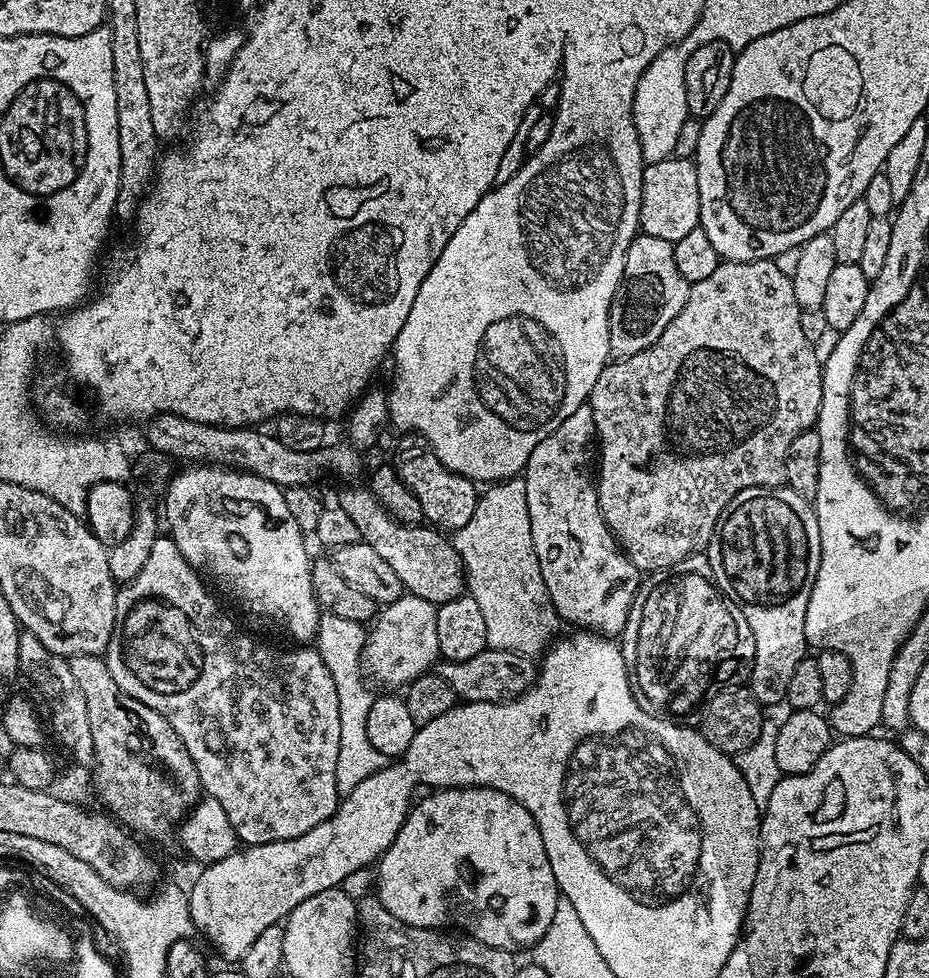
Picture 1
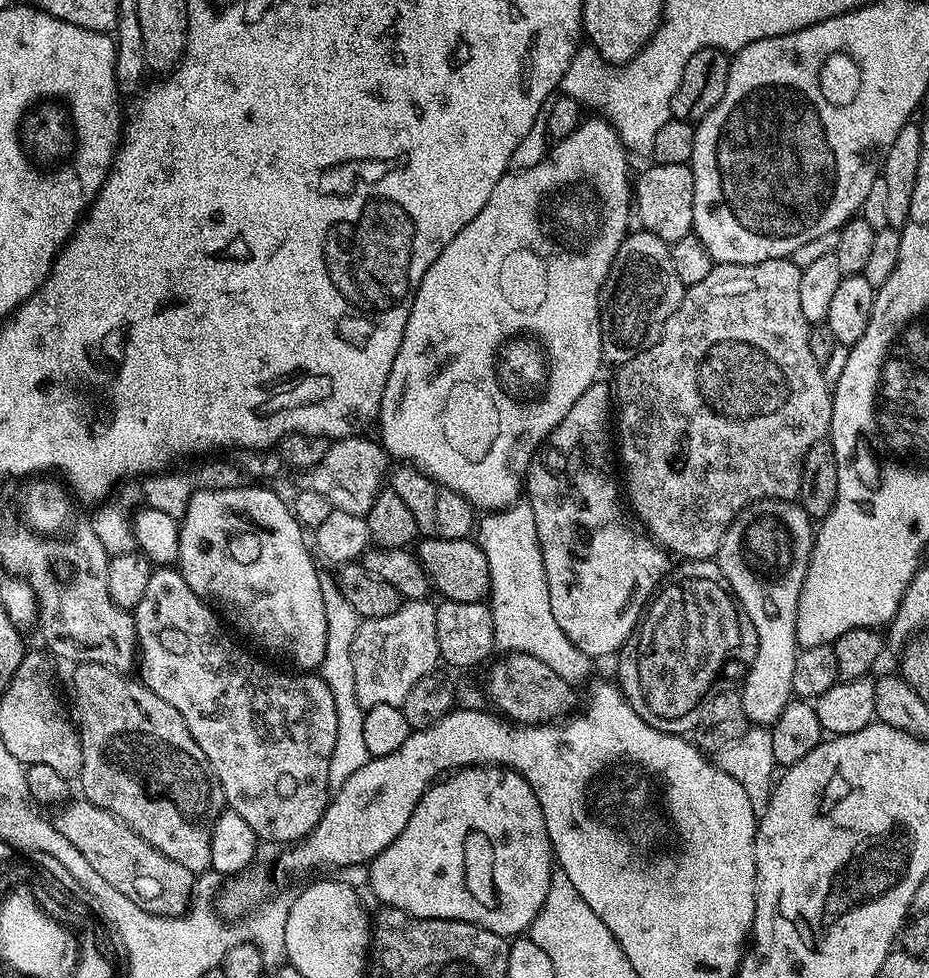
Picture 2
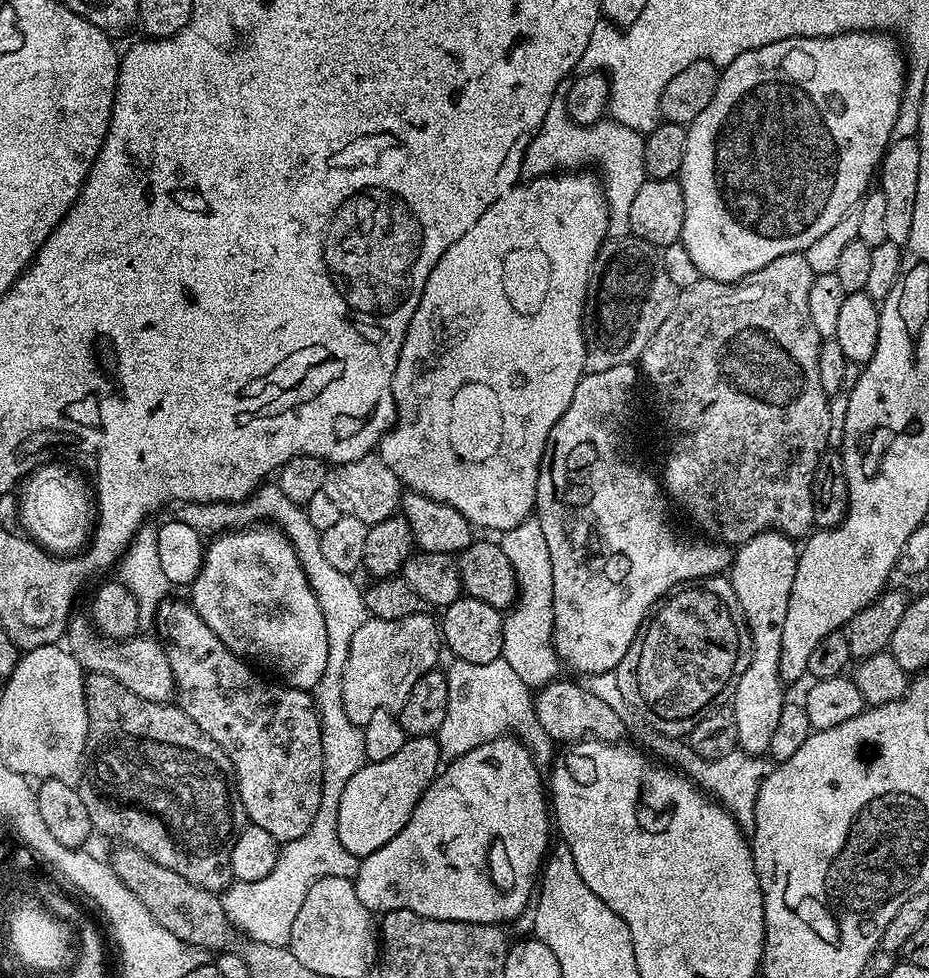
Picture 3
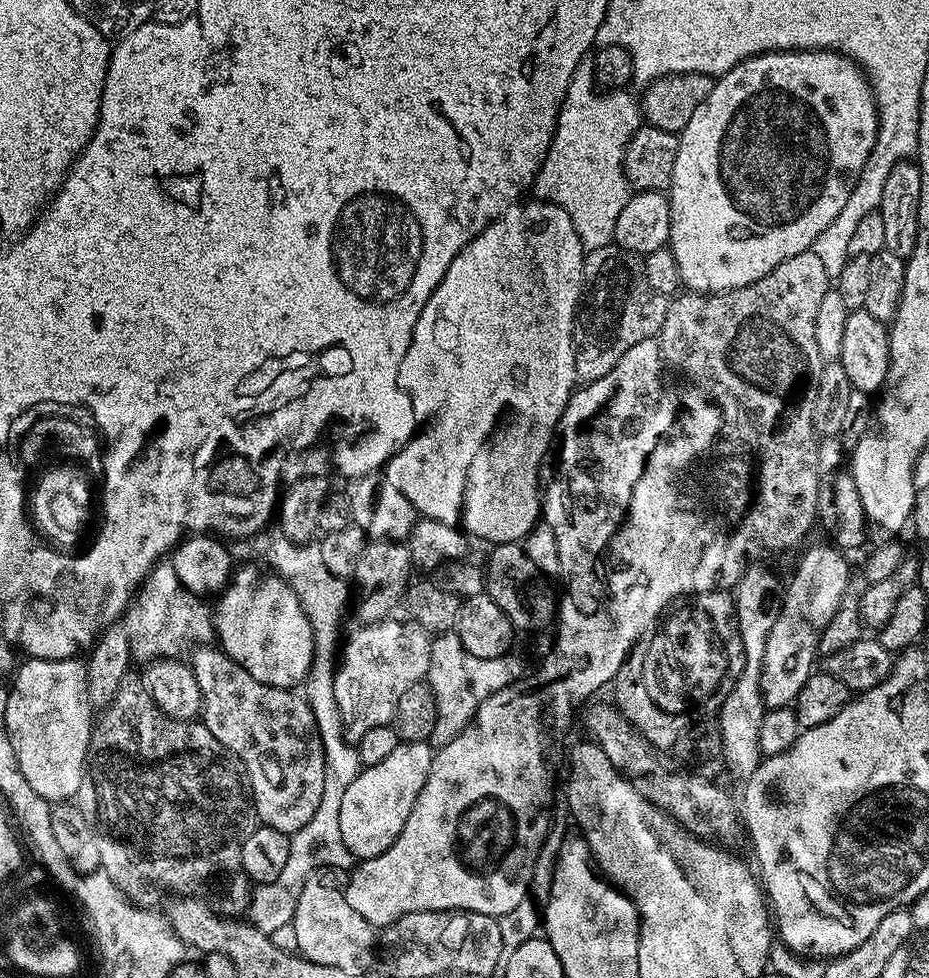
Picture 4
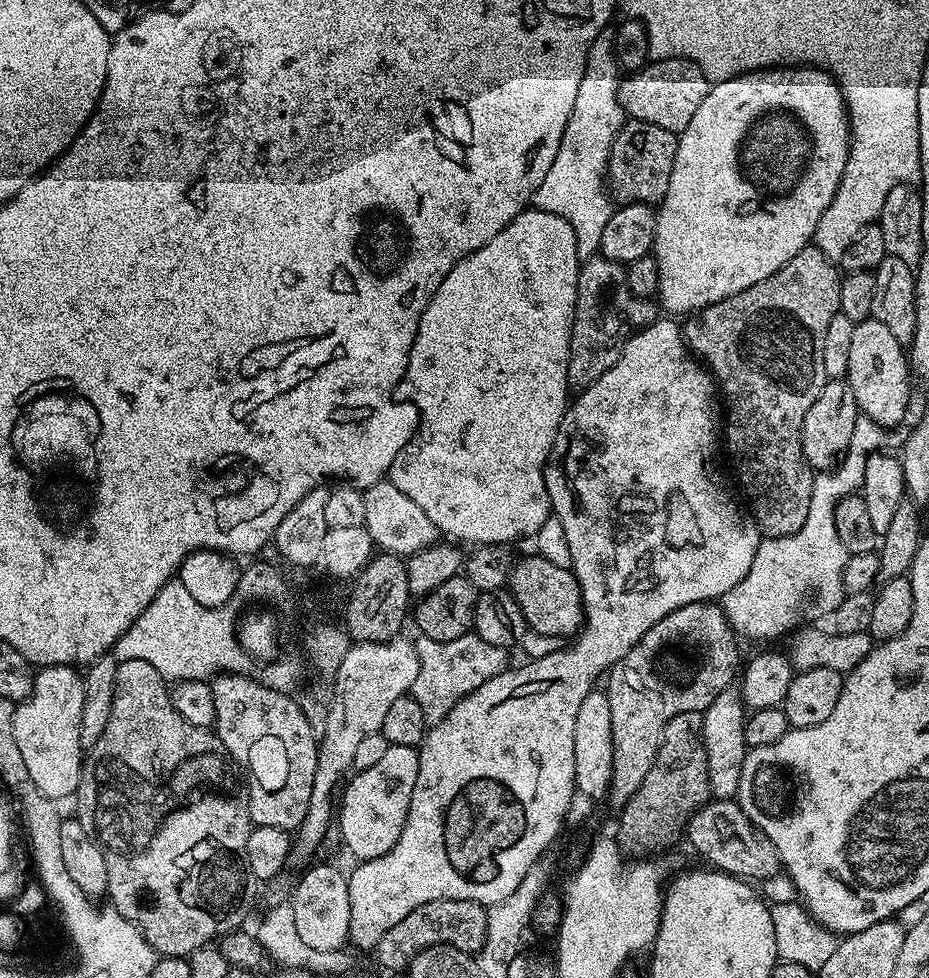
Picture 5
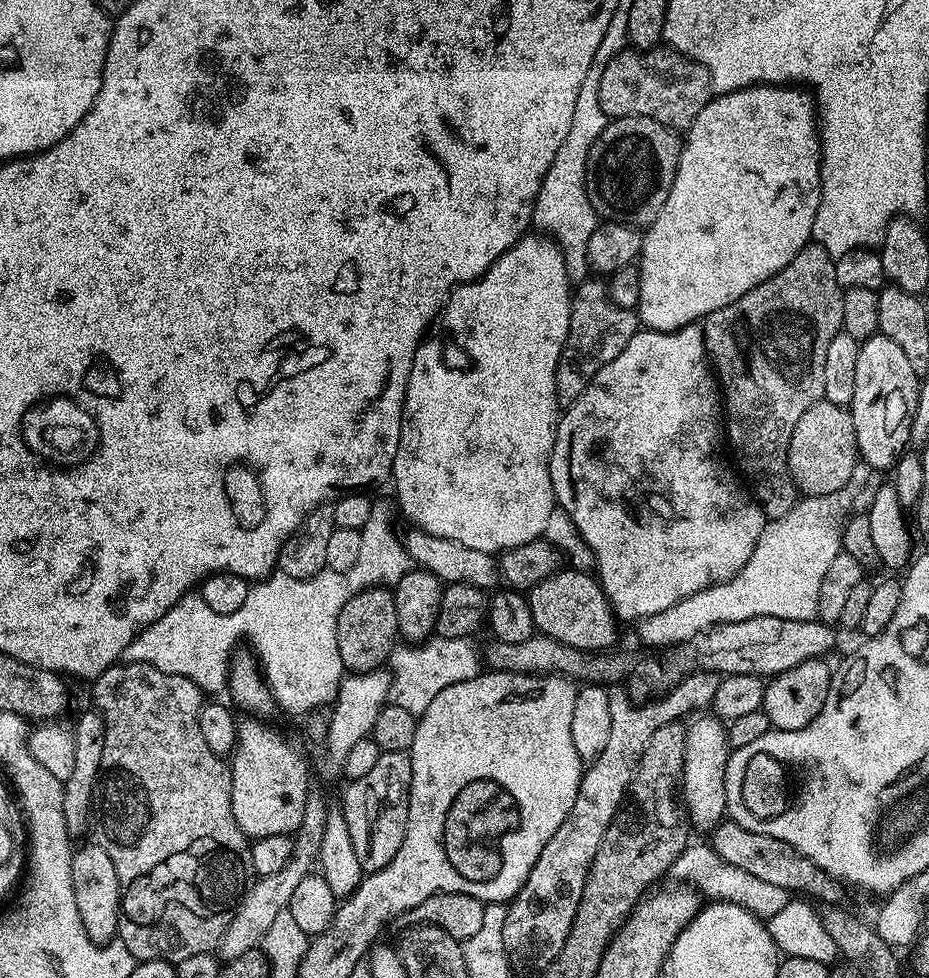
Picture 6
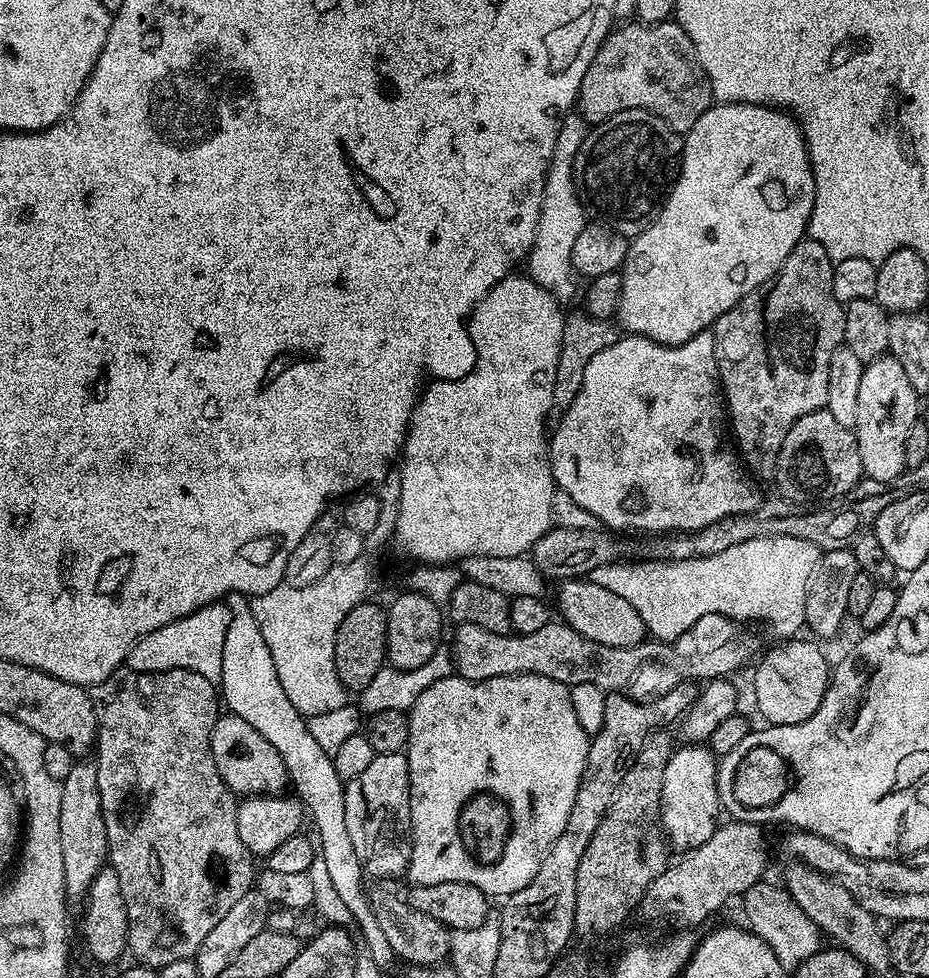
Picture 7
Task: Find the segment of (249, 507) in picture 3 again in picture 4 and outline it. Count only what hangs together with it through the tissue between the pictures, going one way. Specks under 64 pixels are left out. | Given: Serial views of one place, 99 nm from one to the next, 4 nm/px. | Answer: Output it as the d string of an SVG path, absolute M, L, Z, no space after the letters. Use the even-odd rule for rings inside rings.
M265 526L253 536L233 539L228 544L228 553L233 561L259 562L282 577L290 590L298 594L302 614L306 614L306 622L310 624L312 631L314 656L310 662L308 677L302 685L302 695L314 714L314 722L318 726L318 734L324 747L322 799L310 822L306 822L301 830L291 835L290 853L278 878L253 889L246 913L249 923L271 935L279 949L293 952L298 950L298 946L297 934L291 921L306 878L314 871L349 871L356 860L342 839L339 815L342 797L350 783L354 782L354 778L358 778L362 765L357 745L344 737L342 720L338 718L338 702L334 698L334 674L338 653L342 648L340 631L344 628L344 615L347 612L349 615L350 612L350 584L345 577L330 574L330 569L322 563L319 543L294 542L286 538L286 534L278 526Z

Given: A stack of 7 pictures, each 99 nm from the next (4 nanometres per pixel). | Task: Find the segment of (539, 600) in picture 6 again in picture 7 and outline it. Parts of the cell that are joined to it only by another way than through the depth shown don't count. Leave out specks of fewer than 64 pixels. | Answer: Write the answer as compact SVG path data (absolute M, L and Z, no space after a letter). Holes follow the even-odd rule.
M573 578L559 581L556 604L560 607L559 619L569 624L578 634L590 638L590 642L602 642L602 646L638 646L649 635L648 627L642 622L642 614L606 586L598 586L591 578Z

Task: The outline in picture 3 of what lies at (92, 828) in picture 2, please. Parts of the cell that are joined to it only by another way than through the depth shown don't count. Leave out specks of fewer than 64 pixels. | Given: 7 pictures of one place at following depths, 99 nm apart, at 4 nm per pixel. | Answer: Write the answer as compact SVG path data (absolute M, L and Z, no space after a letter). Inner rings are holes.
M117 848L120 849L110 857L114 874L118 874L121 882L140 899L146 910L150 910L150 914L158 923L166 926L170 934L174 934L174 938L178 938L183 944L192 945L193 948L211 950L216 954L235 945L232 943L238 937L238 932L228 920L221 904L221 897L217 893L207 892L194 882L186 882L182 874L174 874L174 870L154 862L152 857L137 848Z

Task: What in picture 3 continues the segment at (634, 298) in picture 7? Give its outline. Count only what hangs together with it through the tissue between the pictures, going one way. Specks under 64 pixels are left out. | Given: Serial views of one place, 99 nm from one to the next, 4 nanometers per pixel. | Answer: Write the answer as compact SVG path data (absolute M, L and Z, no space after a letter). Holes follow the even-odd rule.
M875 31L786 38L782 42L758 46L758 50L746 50L746 54L738 54L734 62L723 65L720 81L714 90L714 98L710 98L706 110L702 110L702 114L698 114L698 118L694 118L694 122L687 125L686 154L682 158L678 173L684 199L684 221L679 243L686 246L701 277L733 284L746 274L754 274L754 270L762 270L762 266L774 262L774 258L782 258L782 254L808 250L814 242L824 239L826 230L842 222L842 218L849 215L864 199L870 188L868 183L871 180L873 183L880 161L884 159L888 145L894 139L892 131L904 97L905 75L906 56L898 47L897 41Z

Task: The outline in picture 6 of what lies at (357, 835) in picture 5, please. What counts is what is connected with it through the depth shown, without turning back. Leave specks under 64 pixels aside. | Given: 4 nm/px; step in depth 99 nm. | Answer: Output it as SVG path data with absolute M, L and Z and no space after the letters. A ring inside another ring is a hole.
M381 752L371 771L351 781L344 792L342 813L349 826L350 839L365 873L377 872L398 854L406 834L408 791L412 777L412 762L402 752Z

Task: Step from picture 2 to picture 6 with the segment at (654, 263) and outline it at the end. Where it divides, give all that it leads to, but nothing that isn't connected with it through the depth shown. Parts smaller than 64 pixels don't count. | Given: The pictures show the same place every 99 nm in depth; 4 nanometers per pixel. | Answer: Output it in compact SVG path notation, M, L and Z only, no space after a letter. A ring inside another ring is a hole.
M585 278L575 285L570 310L570 330L556 371L556 397L562 406L574 403L586 390L594 369L606 362L614 362L626 342L638 330L638 316L633 309L618 306L608 296L608 286L603 279Z

